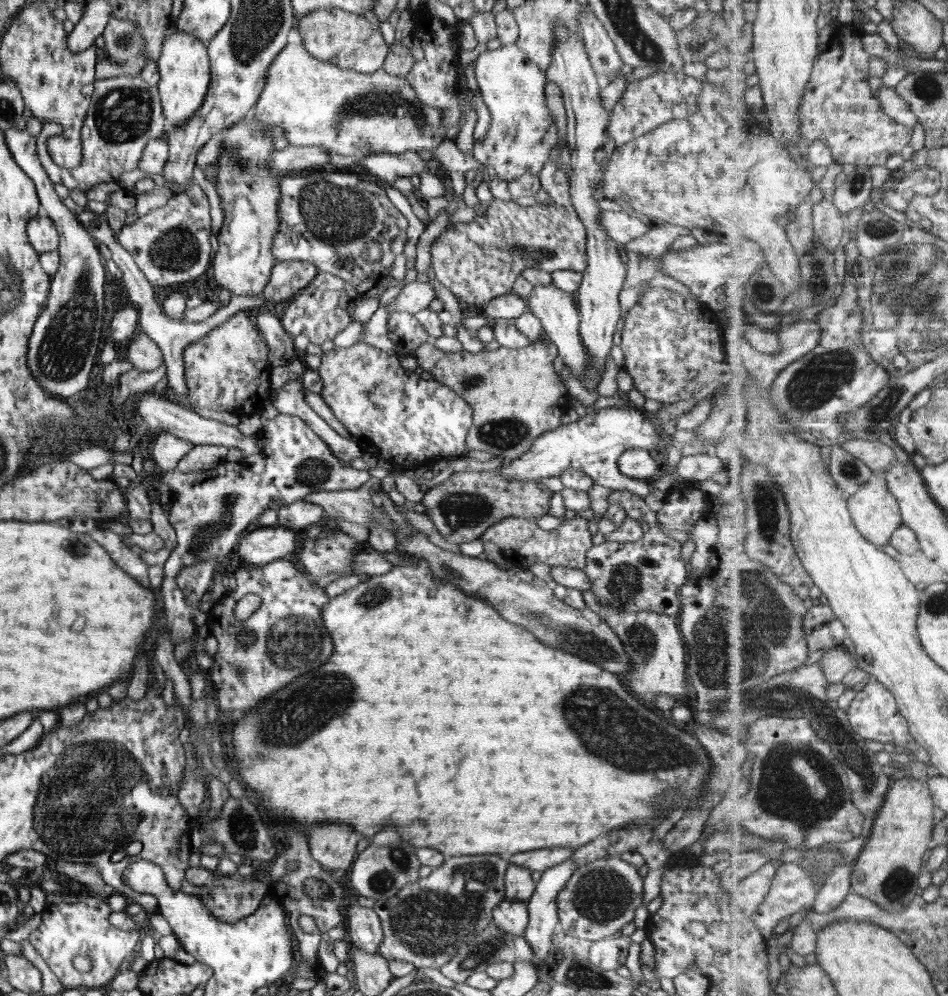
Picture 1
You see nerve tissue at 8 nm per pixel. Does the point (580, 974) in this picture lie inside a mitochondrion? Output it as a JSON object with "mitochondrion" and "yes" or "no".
{"mitochondrion":"yes"}

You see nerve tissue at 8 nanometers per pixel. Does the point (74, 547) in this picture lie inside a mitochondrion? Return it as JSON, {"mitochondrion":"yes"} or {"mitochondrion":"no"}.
{"mitochondrion":"no"}

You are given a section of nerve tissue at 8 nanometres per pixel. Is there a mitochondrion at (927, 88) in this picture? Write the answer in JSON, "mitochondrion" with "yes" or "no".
{"mitochondrion":"yes"}

